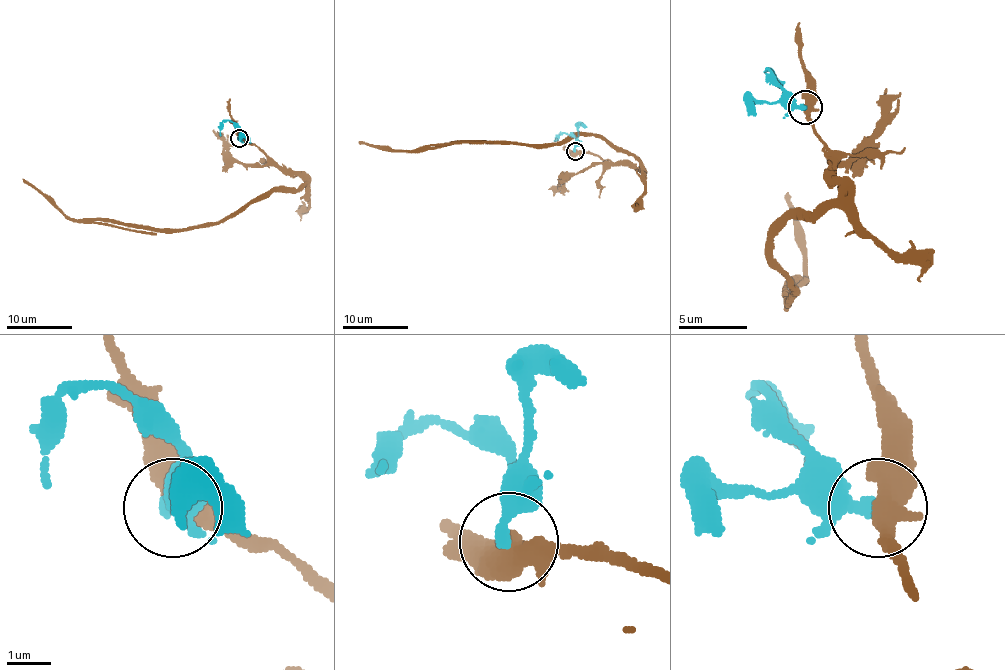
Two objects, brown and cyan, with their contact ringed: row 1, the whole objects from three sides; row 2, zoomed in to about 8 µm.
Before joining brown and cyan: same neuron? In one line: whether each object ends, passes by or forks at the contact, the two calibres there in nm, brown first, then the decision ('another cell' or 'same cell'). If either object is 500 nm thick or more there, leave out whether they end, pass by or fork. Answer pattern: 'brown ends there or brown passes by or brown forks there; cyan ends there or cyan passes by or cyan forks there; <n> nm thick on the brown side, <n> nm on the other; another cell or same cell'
550 nm thick on the brown side, 340 nm on the other; another cell

